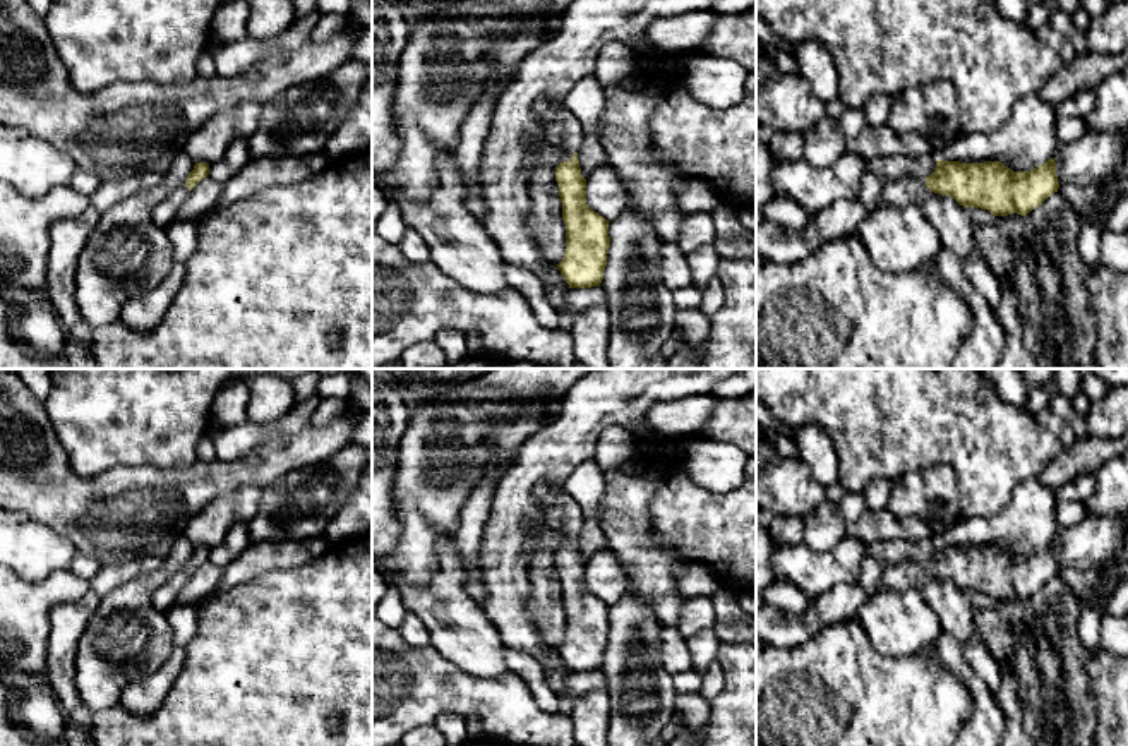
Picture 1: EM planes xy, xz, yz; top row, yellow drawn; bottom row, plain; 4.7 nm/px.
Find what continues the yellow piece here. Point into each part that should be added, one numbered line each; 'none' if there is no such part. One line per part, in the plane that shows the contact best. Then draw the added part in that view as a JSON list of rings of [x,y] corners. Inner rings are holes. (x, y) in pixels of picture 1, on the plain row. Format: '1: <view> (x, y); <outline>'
1: xz (563, 515); [[[540,484],[535,499],[547,528],[562,535],[562,545],[571,544],[583,528],[583,511],[574,497],[562,485]]]

